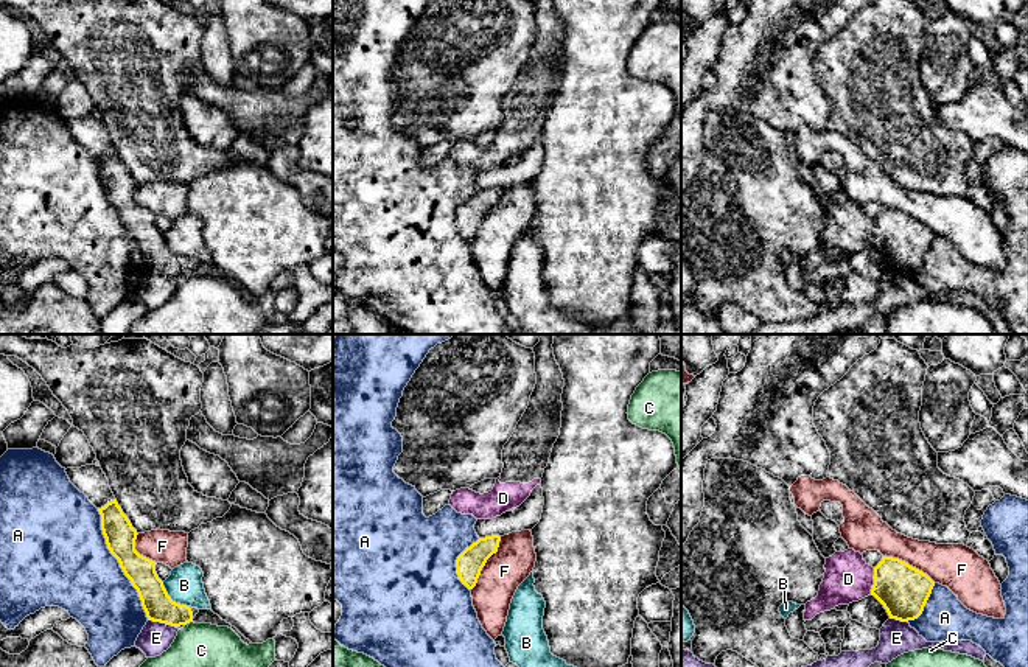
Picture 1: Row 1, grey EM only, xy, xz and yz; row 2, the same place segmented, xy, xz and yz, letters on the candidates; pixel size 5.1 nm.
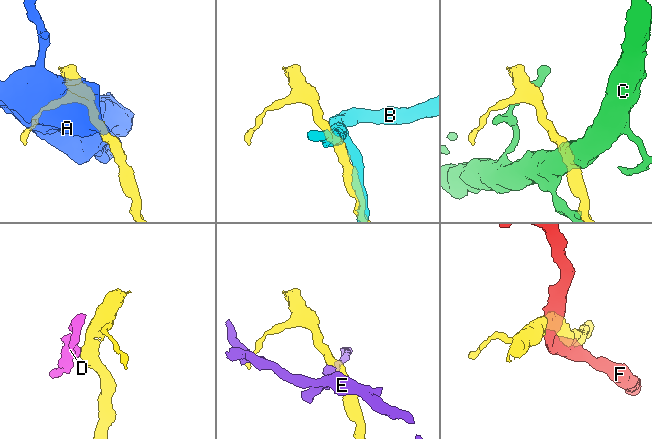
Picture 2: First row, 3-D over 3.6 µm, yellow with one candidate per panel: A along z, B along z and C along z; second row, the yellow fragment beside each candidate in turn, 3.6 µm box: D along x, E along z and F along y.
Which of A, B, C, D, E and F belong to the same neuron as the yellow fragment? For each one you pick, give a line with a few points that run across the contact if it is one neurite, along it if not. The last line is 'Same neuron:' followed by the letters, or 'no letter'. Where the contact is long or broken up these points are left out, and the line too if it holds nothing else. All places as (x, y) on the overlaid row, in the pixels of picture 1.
Same neuron: no letter

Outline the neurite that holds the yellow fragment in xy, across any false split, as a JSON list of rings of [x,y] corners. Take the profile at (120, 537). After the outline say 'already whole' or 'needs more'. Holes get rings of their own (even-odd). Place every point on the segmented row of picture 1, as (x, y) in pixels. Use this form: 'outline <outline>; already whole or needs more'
outline [[[117,499],[98,508],[101,530],[107,549],[118,560],[124,575],[131,580],[142,600],[148,620],[180,627],[193,622],[191,608],[171,600],[163,581],[156,572],[156,561],[135,550],[137,530],[123,513]]]; already whole

